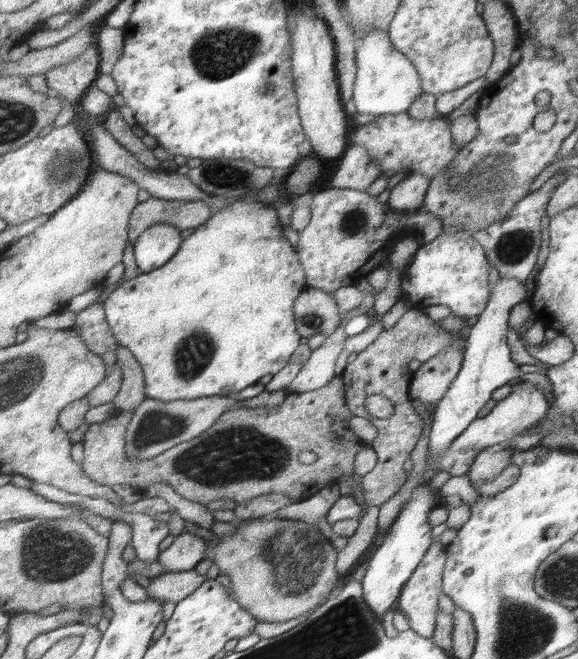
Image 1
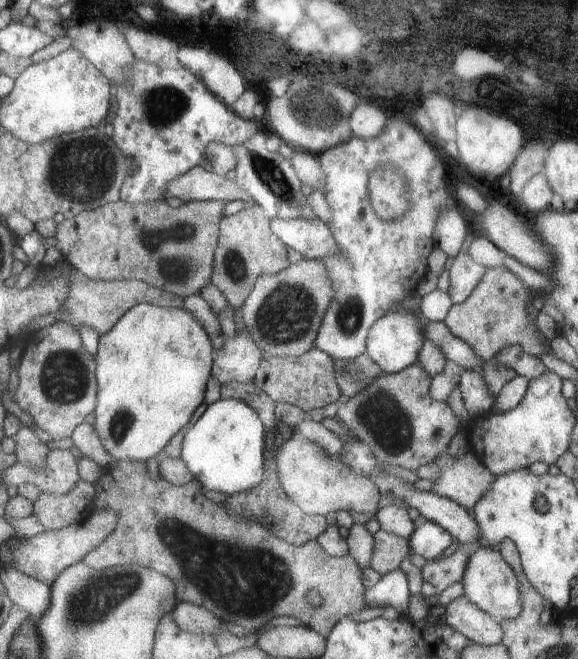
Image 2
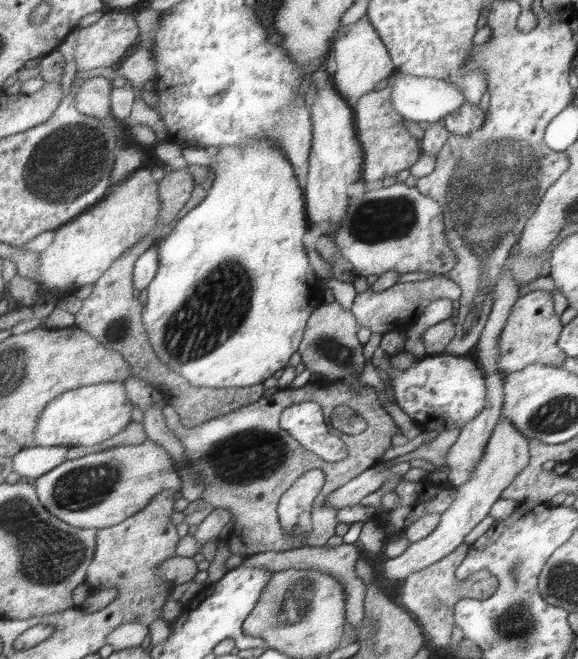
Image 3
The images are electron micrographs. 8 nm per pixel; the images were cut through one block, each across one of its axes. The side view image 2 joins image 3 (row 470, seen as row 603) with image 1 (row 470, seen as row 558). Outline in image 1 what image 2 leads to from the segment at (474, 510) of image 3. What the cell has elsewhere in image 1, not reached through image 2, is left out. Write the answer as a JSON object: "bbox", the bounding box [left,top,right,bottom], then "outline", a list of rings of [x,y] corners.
{"bbox":[467,446,519,488],"outline":[[[509,446],[483,450],[475,458],[475,464],[471,466],[471,472],[467,474],[467,478],[473,482],[473,488],[477,488],[483,482],[497,480],[507,468],[511,468],[515,464],[517,454],[519,454],[519,450],[509,448]]]}

